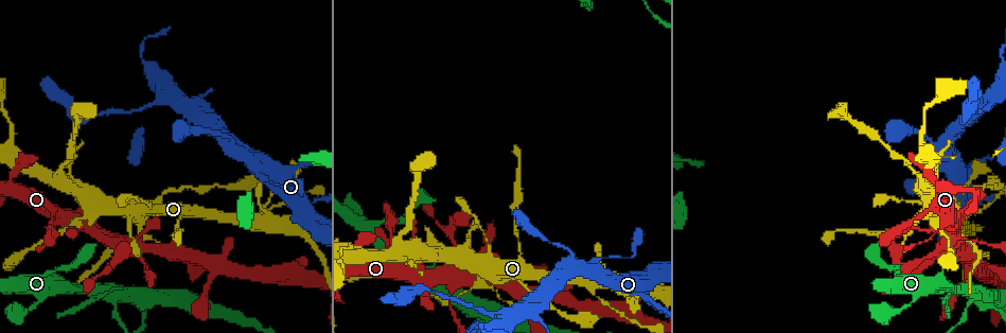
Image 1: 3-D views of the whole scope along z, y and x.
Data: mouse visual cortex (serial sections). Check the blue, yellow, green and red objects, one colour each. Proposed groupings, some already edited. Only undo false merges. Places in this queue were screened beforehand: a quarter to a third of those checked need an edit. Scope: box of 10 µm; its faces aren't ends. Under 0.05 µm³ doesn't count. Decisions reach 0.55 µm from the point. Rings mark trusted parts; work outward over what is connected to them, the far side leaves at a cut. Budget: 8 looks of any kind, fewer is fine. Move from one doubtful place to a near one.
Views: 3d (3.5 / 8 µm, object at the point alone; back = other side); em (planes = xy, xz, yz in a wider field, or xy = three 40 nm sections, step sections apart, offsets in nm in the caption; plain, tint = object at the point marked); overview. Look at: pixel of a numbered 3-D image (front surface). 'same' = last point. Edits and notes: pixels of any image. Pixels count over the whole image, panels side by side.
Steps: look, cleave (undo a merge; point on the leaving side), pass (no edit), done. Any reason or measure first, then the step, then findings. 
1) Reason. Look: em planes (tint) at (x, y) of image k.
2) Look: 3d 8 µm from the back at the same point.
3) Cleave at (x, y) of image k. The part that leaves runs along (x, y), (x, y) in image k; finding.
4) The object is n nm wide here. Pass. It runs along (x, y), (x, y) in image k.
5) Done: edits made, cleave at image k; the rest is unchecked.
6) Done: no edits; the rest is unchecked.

A fork. Look: 3d 3.5 µm at (401, 253) of image 1.

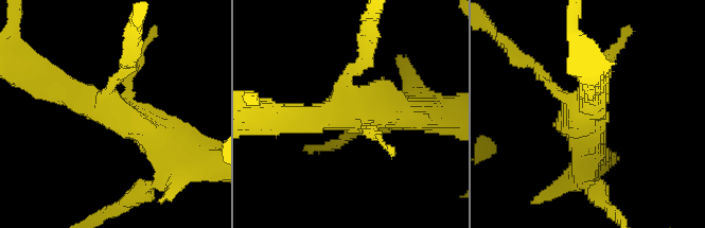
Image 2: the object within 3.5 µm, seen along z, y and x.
Look: em planes (tint) at (113, 110) of image 2.

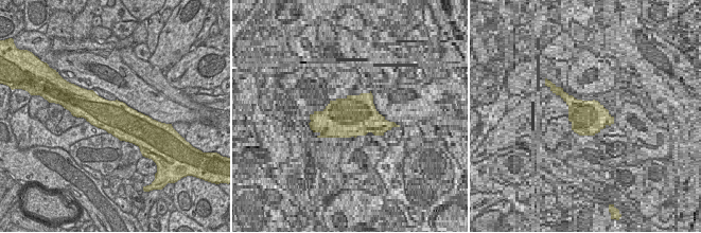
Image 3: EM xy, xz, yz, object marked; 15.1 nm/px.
Pass. It runs along (173, 147), (127, 118), (53, 85) in image 2; continuous, no second cell.

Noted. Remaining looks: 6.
Three arms meet. Look: 3d 3.5 µm at (478, 314) of image 1.

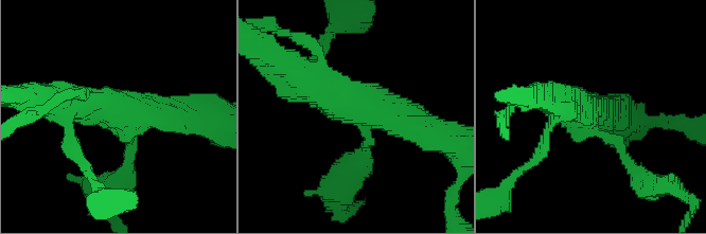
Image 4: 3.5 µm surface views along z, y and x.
Now the EM. Look: em planes (plain) at (361, 112) of image 4.

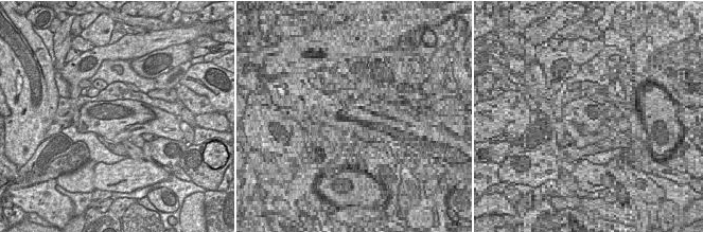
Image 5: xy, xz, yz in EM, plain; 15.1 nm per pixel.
Where the object lies. Look: em planes (tint) at the same point.

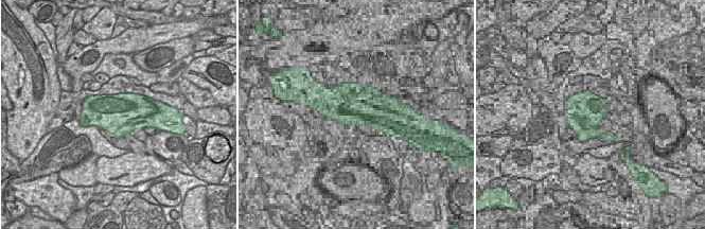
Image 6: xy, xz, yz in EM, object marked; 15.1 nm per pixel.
The arms are 150, 450, 450 nm wide. Cleave at (125, 168) of image 4. The part that leaves runs along (609, 138), (633, 167), (633, 183) in image 4; two cells meet here.

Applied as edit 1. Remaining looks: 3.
Calibre changes. Look: 3d 8 µm at (589, 281) of image 1.

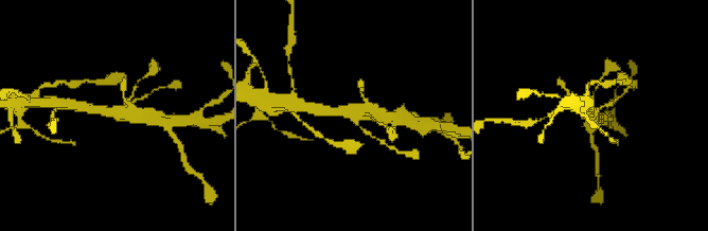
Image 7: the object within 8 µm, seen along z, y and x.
Look: em xy step 1 (tint) at the same point.

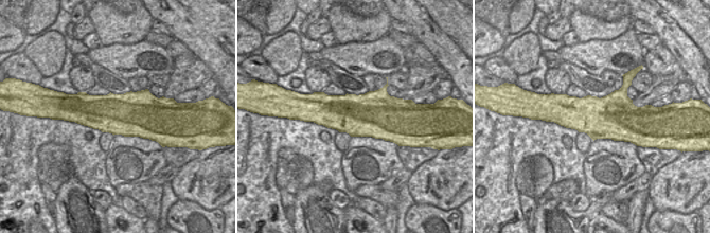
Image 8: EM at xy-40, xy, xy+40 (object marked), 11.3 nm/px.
Pass. One cell here.

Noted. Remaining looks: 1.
Done: edits made, cleave at image 4; the rest is unchecked.

